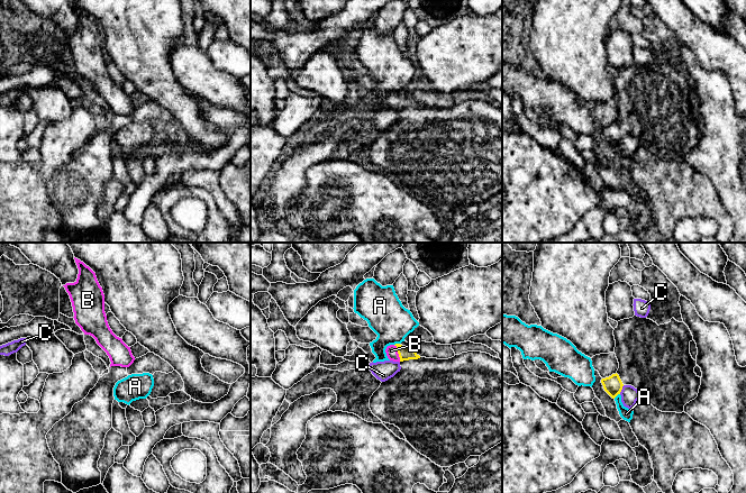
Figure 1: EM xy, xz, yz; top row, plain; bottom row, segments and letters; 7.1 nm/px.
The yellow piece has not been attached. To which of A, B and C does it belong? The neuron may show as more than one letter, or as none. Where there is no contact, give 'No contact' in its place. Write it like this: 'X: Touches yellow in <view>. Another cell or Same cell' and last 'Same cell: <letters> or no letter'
A: Touches yellow in yz. Another cell
B: Touches yellow in xz. Same cell
C: Touches yellow in yz. Another cell
Same cell: B

